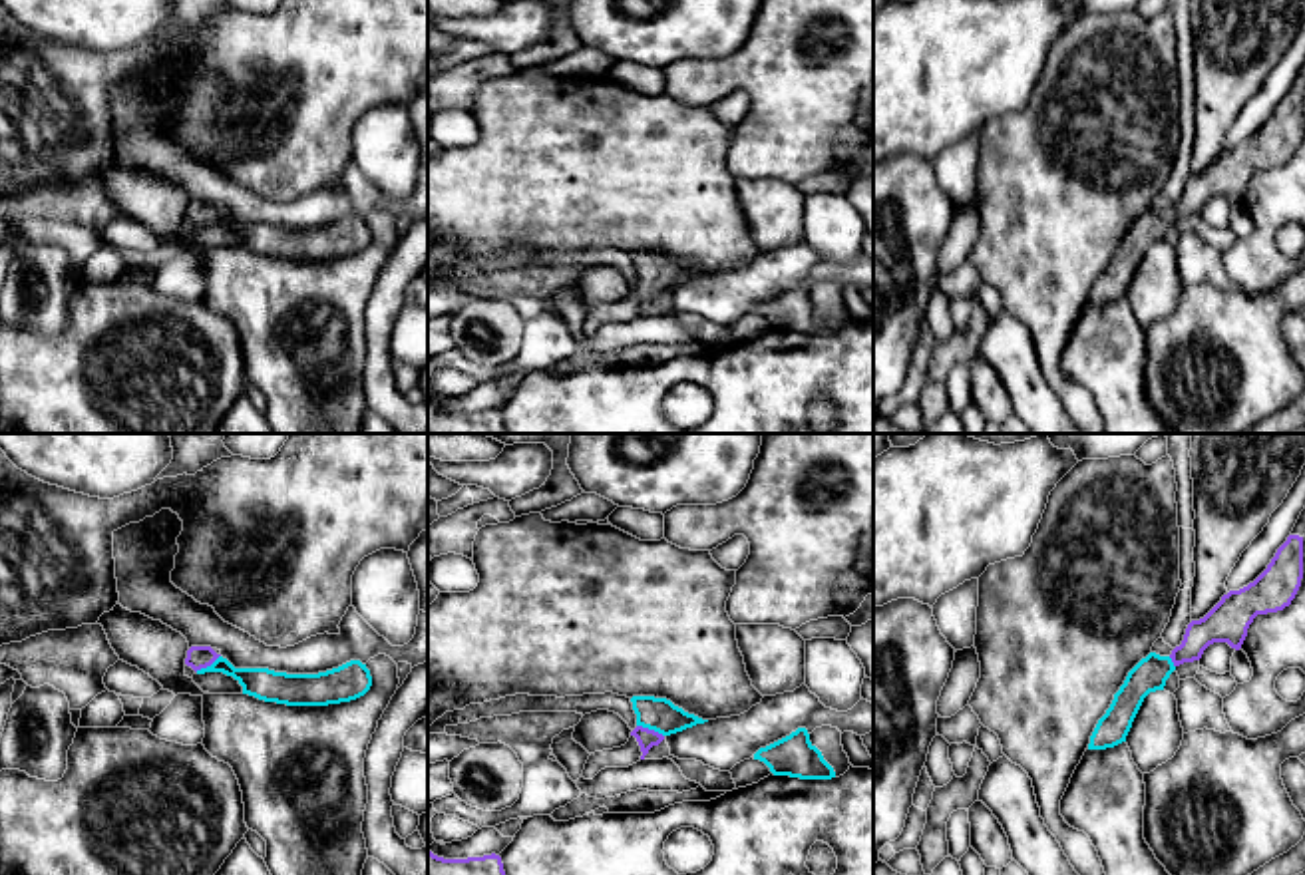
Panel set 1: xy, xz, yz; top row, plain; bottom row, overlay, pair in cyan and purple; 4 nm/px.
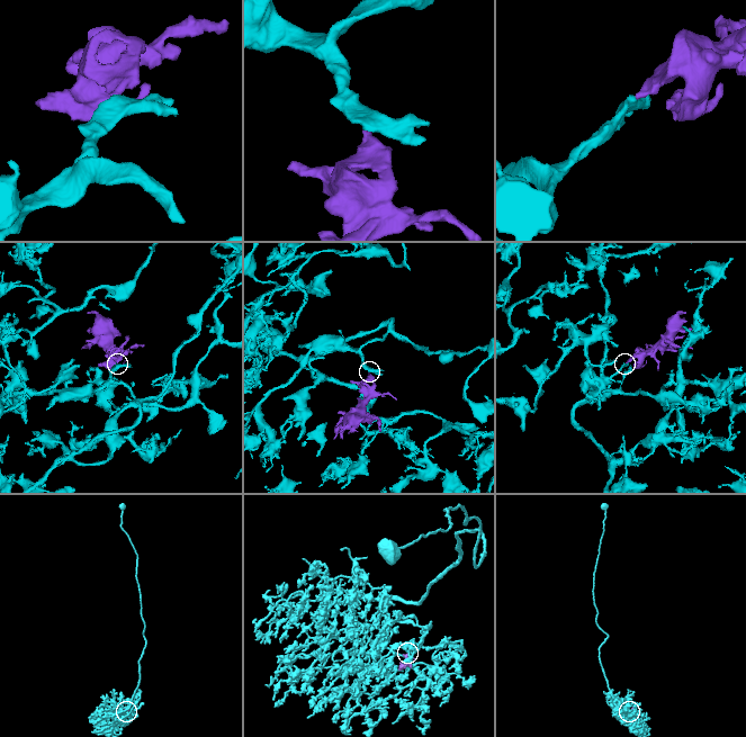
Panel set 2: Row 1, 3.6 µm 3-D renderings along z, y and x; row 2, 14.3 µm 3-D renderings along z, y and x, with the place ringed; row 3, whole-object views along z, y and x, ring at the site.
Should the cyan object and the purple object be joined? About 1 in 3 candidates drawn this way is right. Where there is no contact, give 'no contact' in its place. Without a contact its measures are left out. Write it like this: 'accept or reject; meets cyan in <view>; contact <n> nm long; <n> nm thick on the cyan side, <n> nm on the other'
accept; meets cyan in xz; contact 120 nm long; 140 nm thick on the cyan side, 80 nm on the other

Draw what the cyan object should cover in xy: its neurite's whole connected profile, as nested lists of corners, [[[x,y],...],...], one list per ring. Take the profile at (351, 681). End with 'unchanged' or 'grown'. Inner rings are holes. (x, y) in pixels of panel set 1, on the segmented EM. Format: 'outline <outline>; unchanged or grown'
outline [[[191,646],[185,664],[197,674],[223,672],[233,676],[243,694],[286,706],[328,706],[364,696],[372,686],[366,664],[350,660],[318,674],[286,674],[269,668],[235,668],[211,646]]]; grown

